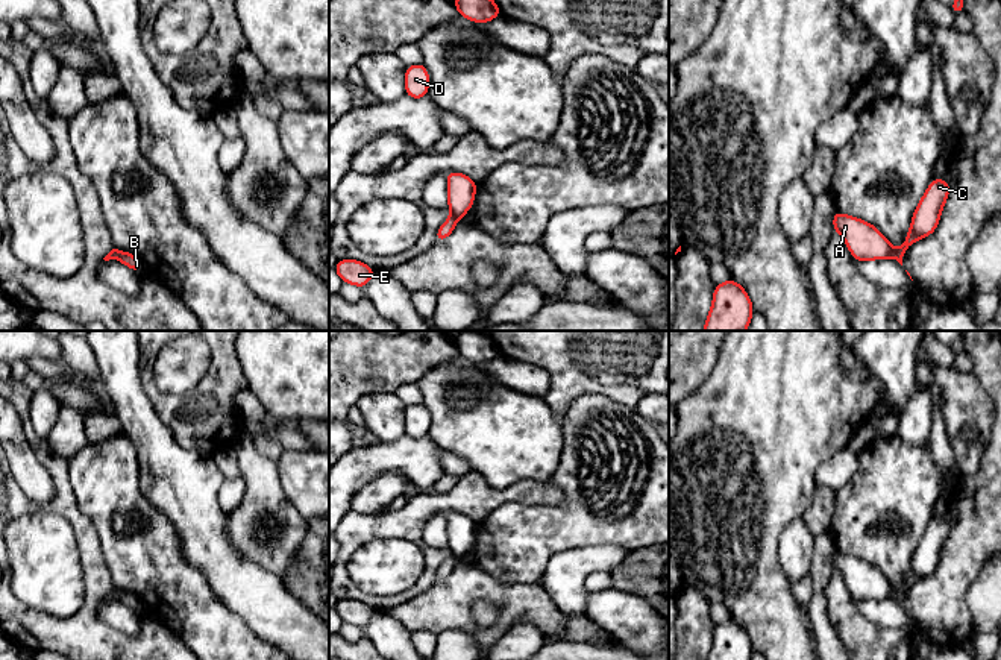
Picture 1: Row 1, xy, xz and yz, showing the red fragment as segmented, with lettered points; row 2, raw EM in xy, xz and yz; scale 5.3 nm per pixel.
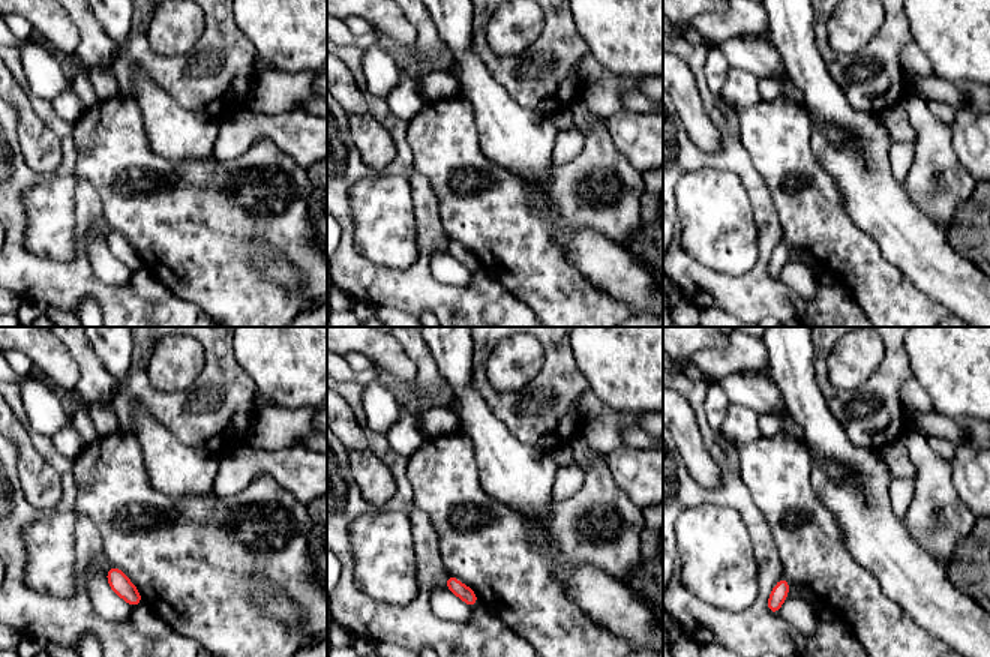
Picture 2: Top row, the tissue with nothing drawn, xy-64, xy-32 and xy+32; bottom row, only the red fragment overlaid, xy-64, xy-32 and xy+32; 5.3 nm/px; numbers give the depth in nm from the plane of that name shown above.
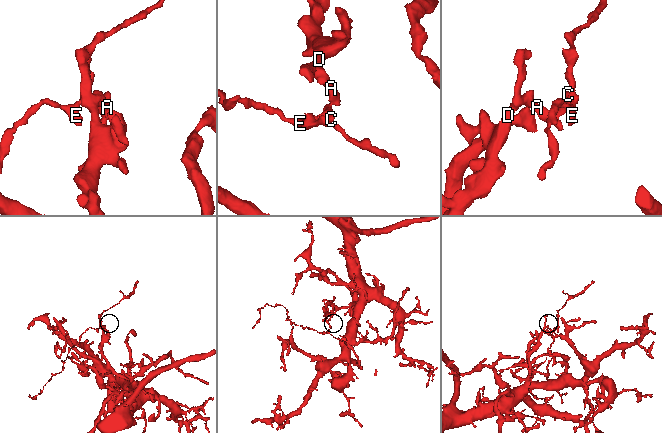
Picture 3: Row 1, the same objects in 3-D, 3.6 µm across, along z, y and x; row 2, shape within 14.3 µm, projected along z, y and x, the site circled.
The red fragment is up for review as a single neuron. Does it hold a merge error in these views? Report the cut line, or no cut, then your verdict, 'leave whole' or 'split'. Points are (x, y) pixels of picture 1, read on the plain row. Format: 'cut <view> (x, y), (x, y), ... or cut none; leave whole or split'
cut yz (895, 589), (892, 597); split

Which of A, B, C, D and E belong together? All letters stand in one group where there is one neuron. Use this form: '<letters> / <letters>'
A B D / C E

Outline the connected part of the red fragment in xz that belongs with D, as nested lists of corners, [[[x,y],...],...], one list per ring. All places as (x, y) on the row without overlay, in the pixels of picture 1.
[[[420,402],[405,408],[405,432],[411,438],[428,437],[429,414],[426,407]]]

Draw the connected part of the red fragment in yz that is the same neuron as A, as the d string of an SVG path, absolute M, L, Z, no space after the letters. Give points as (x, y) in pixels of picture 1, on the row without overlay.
M834 551L834 572L839 574L852 598L860 601L886 599L895 596L895 589L887 578L871 563Z

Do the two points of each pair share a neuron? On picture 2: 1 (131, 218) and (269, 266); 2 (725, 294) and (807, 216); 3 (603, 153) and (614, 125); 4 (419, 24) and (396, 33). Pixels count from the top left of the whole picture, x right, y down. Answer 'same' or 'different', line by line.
1: different
2: different
3: different
4: different

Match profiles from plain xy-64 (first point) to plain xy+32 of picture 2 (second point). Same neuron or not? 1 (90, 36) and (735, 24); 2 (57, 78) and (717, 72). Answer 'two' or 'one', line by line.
1: one
2: one

